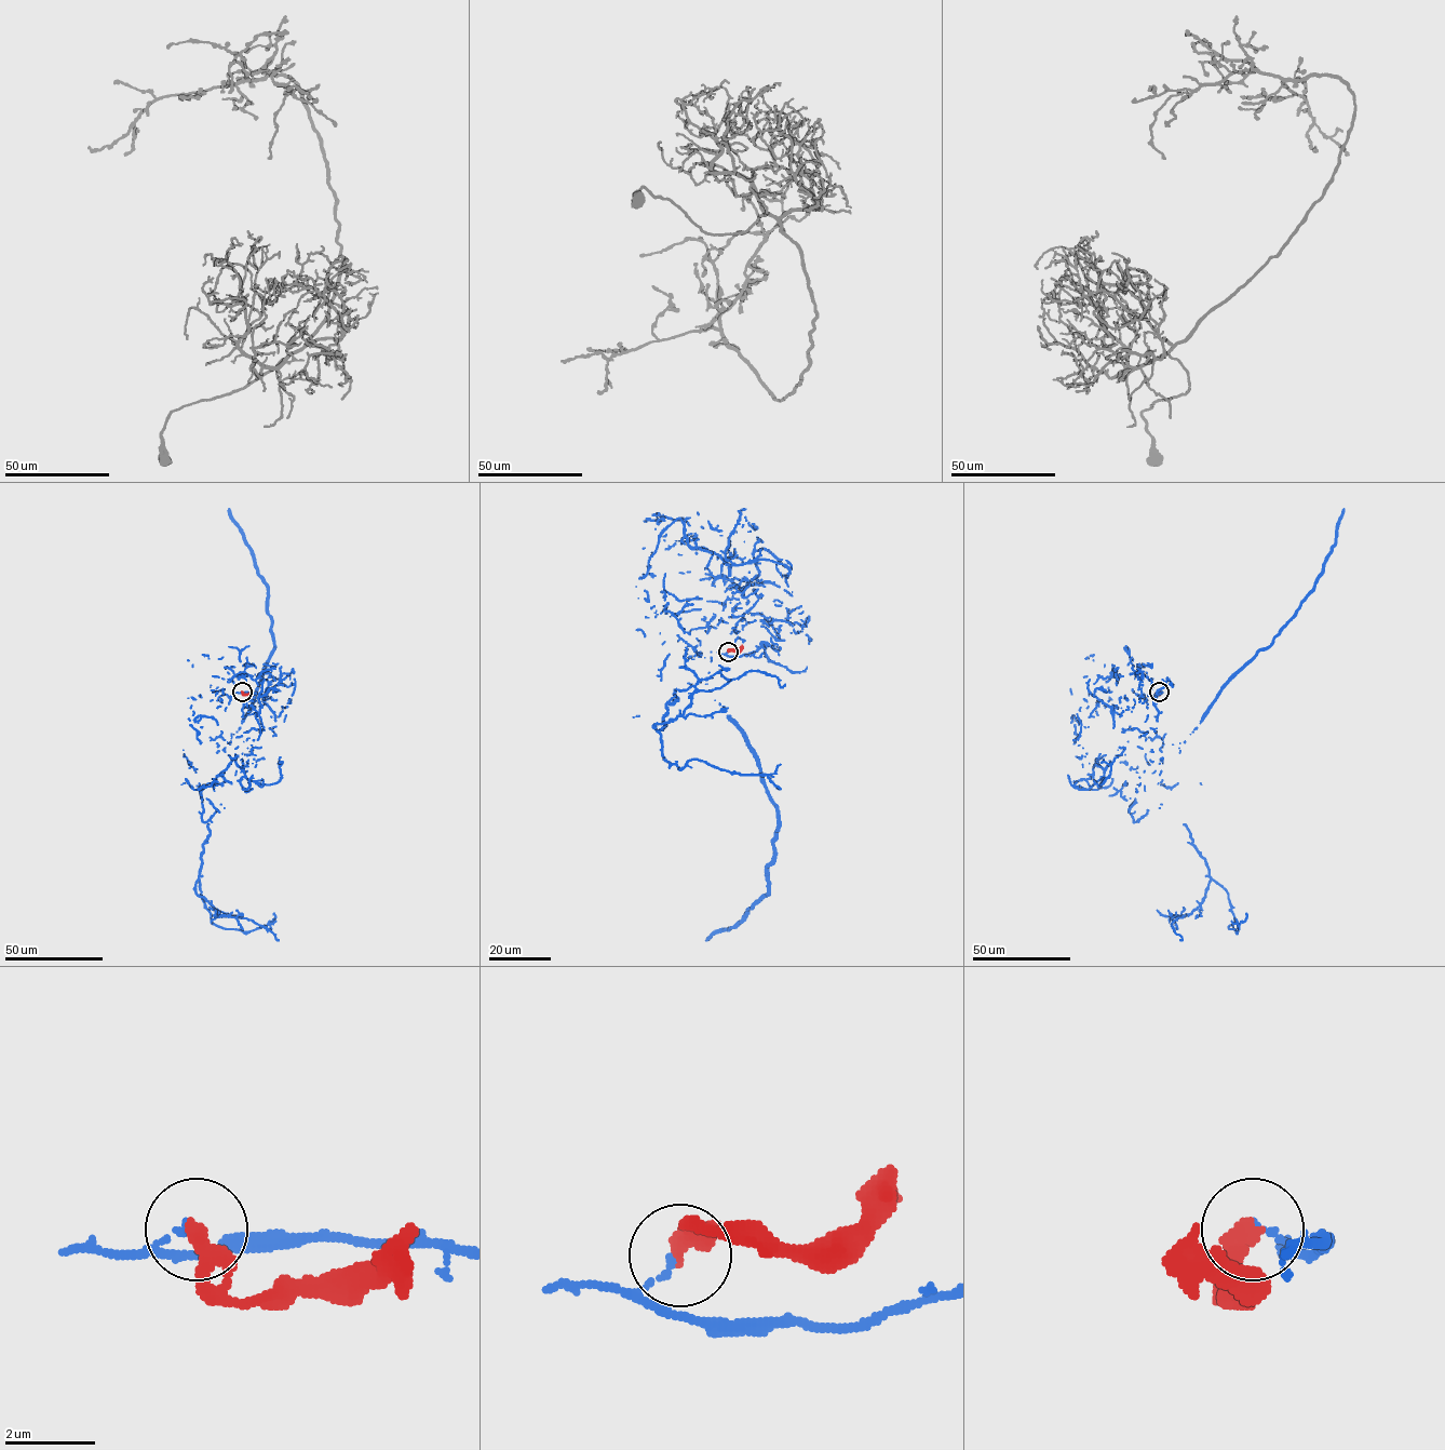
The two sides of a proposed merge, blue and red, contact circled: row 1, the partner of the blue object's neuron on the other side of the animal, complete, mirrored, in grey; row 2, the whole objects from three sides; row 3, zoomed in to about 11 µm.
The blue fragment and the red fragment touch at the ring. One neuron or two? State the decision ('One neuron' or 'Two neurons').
Two neurons

